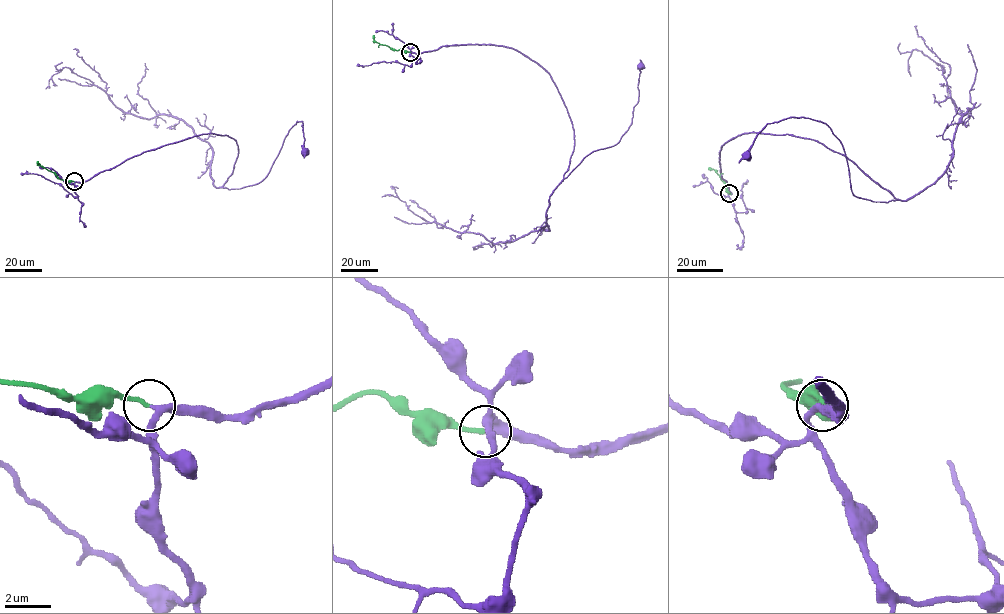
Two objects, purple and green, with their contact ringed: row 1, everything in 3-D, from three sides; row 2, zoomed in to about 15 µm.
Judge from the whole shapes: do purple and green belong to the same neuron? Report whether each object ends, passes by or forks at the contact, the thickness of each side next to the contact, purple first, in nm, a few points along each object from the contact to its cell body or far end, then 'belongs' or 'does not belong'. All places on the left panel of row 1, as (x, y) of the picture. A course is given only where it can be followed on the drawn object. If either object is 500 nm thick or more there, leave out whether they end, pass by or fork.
purple passes by; green ends; calibres 280 and 170 nm; course purple (74, 181), (214, 134), (238, 147), (222, 187), (251, 186), (269, 172), (297, 121), (304, 152); course green (74, 181), (60, 179), (37, 161); belongs

